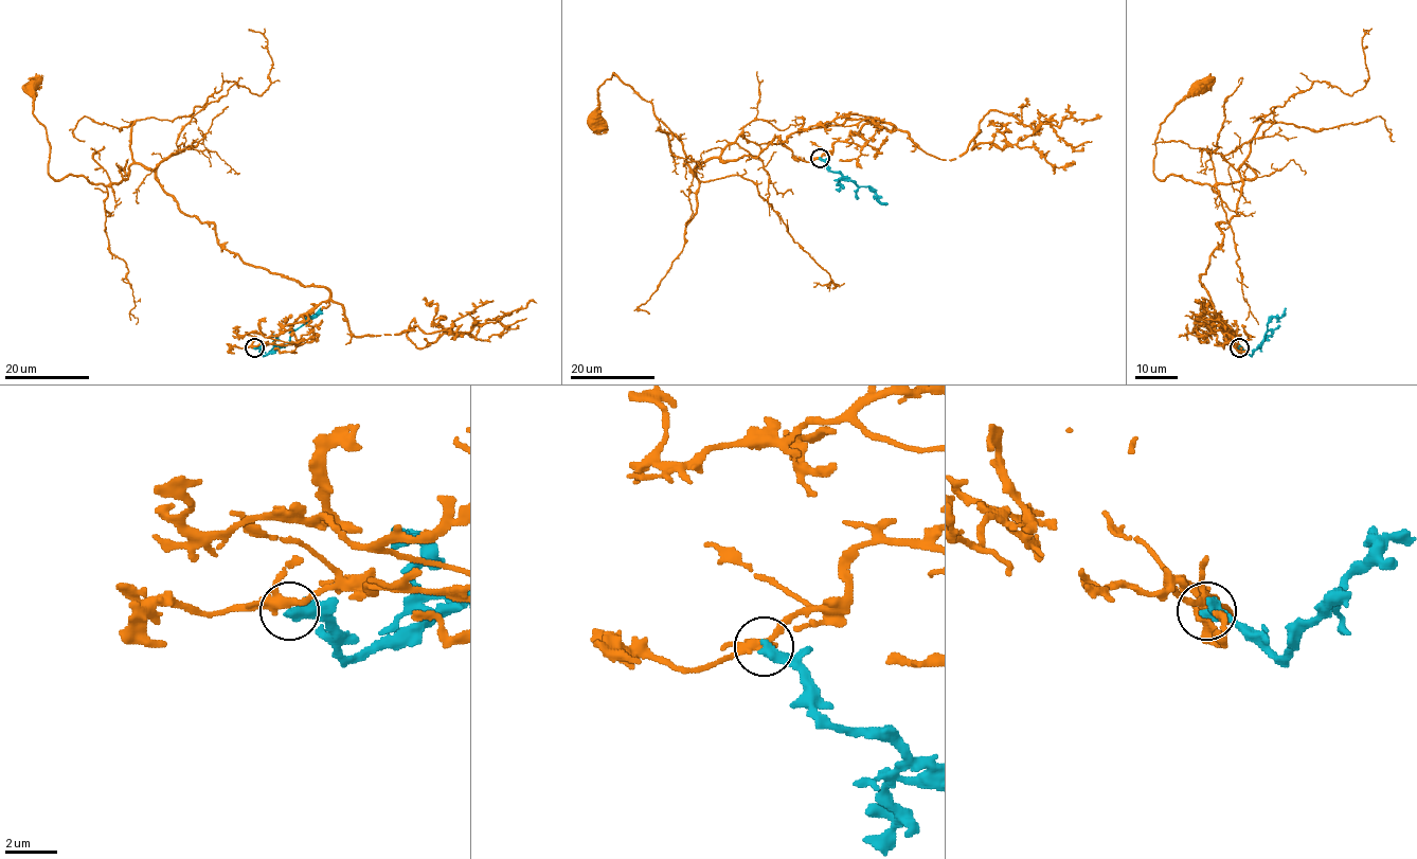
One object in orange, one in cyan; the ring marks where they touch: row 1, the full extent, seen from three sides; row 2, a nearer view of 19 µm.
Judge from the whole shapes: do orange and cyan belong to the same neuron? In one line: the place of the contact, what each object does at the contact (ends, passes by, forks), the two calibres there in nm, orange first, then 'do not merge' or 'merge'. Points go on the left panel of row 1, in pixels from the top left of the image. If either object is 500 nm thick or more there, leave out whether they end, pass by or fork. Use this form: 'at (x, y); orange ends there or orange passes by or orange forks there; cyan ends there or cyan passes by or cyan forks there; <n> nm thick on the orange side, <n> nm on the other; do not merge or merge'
at (254, 347); orange forks there; cyan ends there; 280 nm thick on the orange side, 460 nm on the other; do not merge

